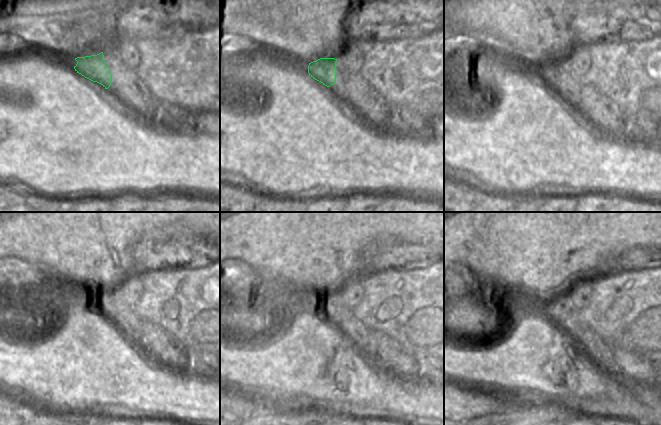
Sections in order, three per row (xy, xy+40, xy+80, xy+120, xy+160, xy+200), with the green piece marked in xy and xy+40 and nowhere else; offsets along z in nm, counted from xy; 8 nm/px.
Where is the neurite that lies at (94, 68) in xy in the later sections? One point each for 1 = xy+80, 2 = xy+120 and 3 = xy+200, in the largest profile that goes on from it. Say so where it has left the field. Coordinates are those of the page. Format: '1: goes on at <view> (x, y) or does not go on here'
1: goes on at xy+80 (549, 72)
2: goes on at xy+120 (106, 301)
3: goes on at xy+200 (560, 311)

